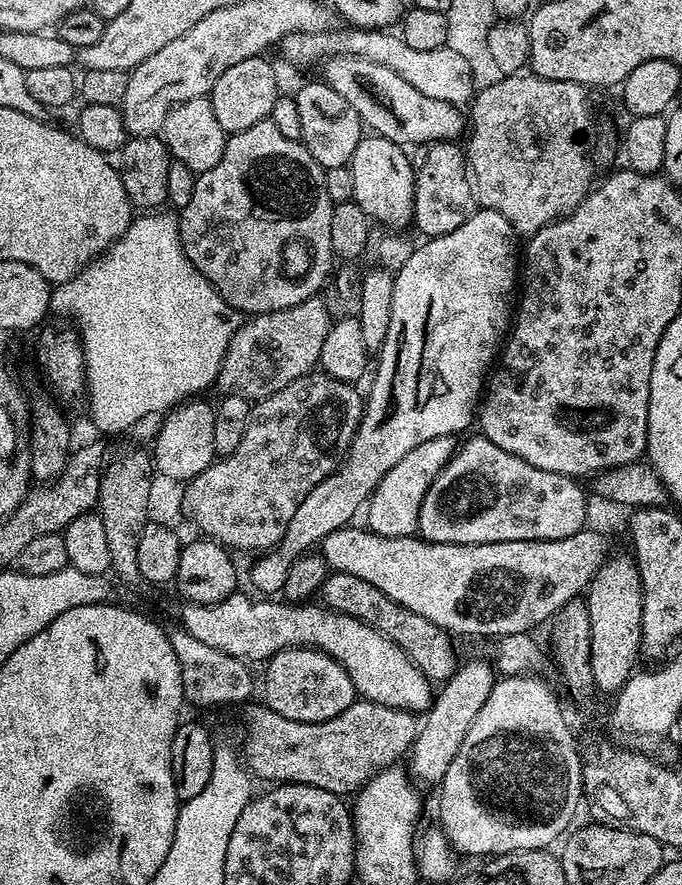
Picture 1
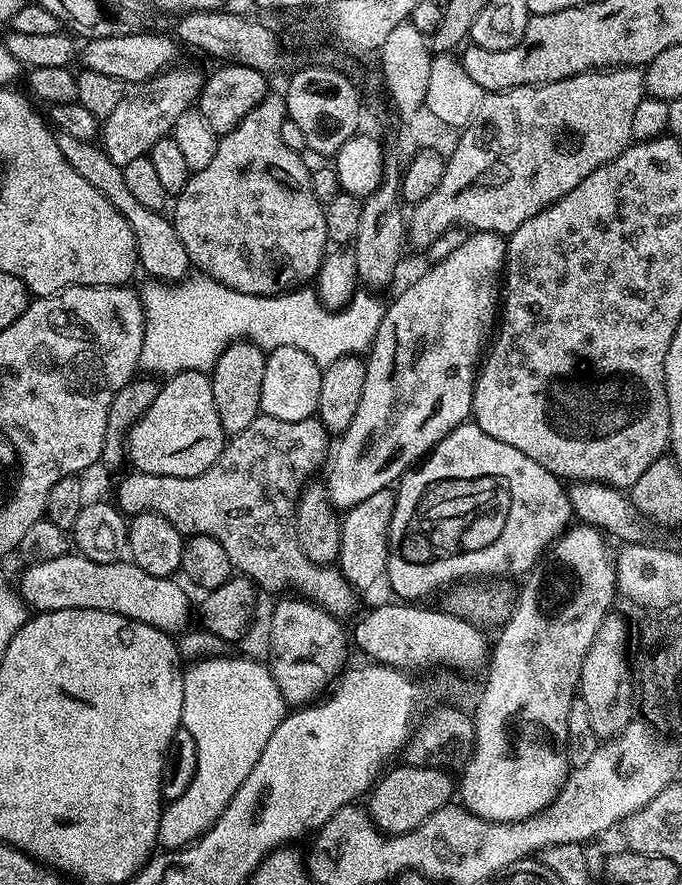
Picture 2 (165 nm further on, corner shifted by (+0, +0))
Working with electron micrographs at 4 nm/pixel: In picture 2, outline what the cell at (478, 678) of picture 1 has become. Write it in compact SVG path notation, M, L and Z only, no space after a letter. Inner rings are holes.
M400 764L385 771L380 779L372 786L367 797L366 811L373 824L381 832L390 836L401 836L426 822L430 814L445 807L455 795L454 780L445 769L435 766L413 768L412 765Z

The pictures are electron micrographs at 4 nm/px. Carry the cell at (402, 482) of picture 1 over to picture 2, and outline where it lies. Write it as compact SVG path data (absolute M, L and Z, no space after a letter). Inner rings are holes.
M392 488L378 490L378 494L370 494L358 506L347 509L343 513L340 529L342 530L342 546L338 572L347 583L356 590L368 588L376 579L385 575L388 566L388 531L390 518L394 514L396 494Z

